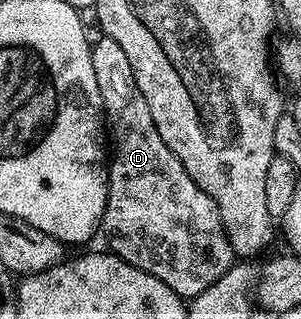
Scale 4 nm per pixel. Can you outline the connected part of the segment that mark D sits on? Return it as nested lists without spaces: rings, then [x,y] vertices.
[[[98,37],[93,40],[90,52],[108,135],[114,138],[108,159],[110,188],[101,234],[106,234],[113,254],[152,273],[152,277],[164,281],[164,285],[183,300],[195,299],[208,285],[220,281],[236,262],[216,201],[188,177],[188,169],[184,169],[176,153],[164,145],[132,77],[132,65],[128,65],[124,49],[120,49],[116,41]]]

